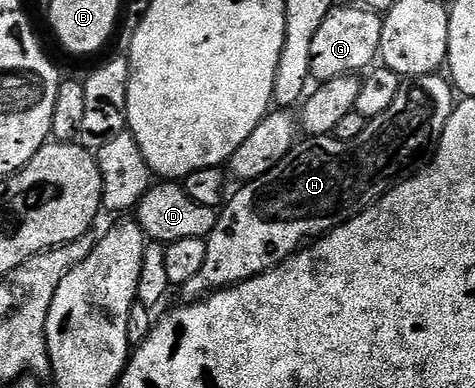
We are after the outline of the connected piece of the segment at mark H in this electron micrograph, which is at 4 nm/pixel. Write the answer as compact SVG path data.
M437 73L429 74L428 76L420 76L419 78L411 78L403 81L400 92L396 92L396 100L392 100L392 104L388 107L388 112L369 119L364 128L364 132L360 132L360 136L356 136L356 140L341 142L332 136L314 136L306 140L310 142L299 141L294 149L291 150L290 154L284 156L284 160L280 160L280 164L276 164L276 168L272 168L272 172L268 172L264 176L260 176L251 182L239 185L237 187L238 191L236 191L231 198L229 195L228 201L221 207L216 228L210 233L209 238L206 239L206 243L208 244L208 260L204 260L203 266L200 267L200 273L197 274L194 279L188 280L188 284L184 284L180 288L180 294L186 297L183 299L201 300L205 298L207 294L212 294L216 290L221 290L228 286L235 286L238 282L260 276L264 272L268 272L272 267L280 265L281 262L289 258L291 254L297 254L300 247L307 240L317 240L321 238L323 234L328 233L330 230L335 230L340 224L352 220L357 214L367 210L374 202L379 202L392 187L397 186L400 182L405 182L406 179L421 170L422 167L427 165L430 159L433 158L434 153L438 151L438 145L442 139L444 128L448 124L448 116L452 116L455 105L456 91L449 77Z

